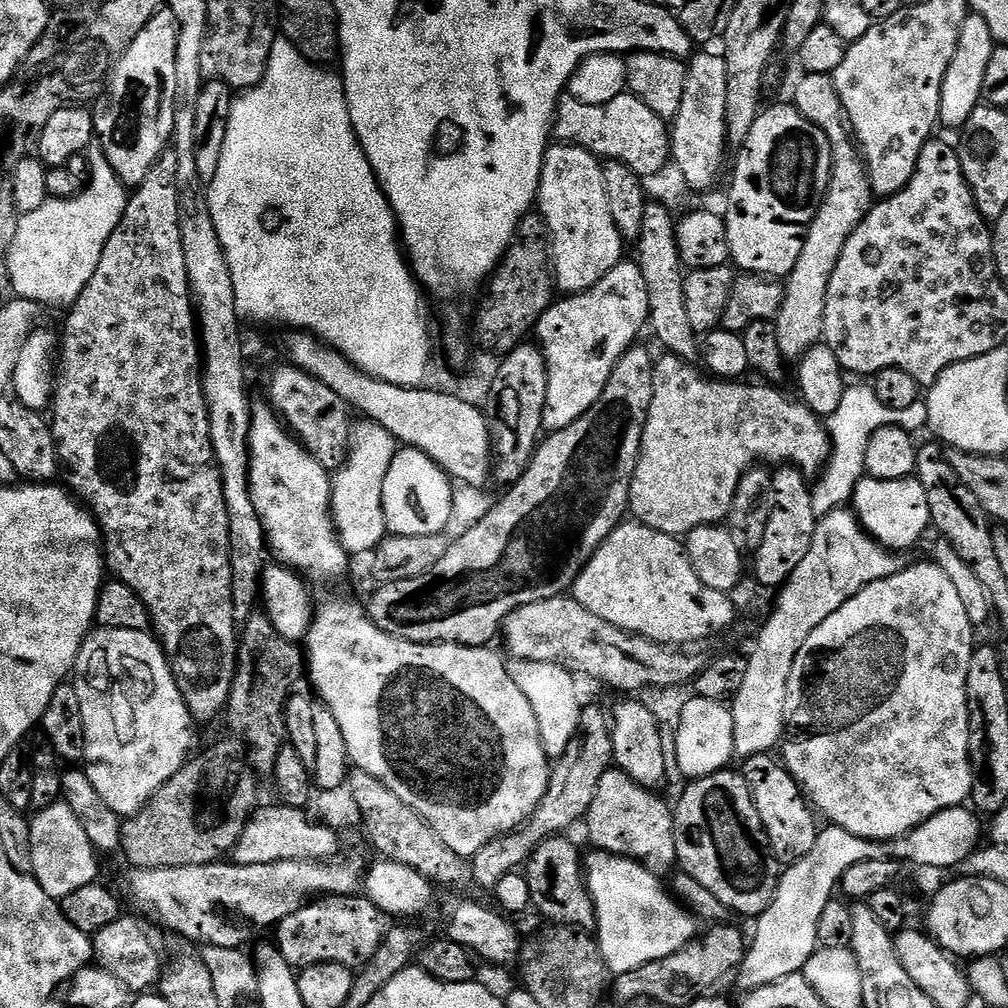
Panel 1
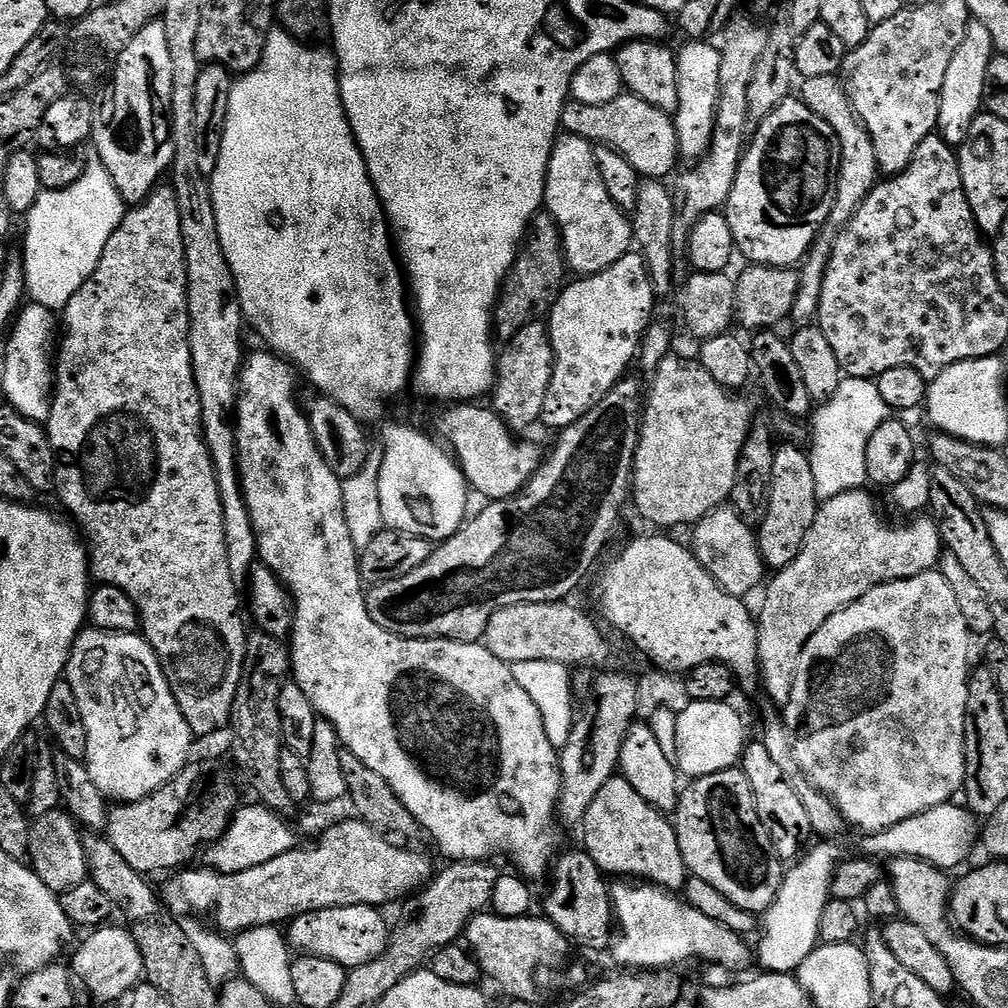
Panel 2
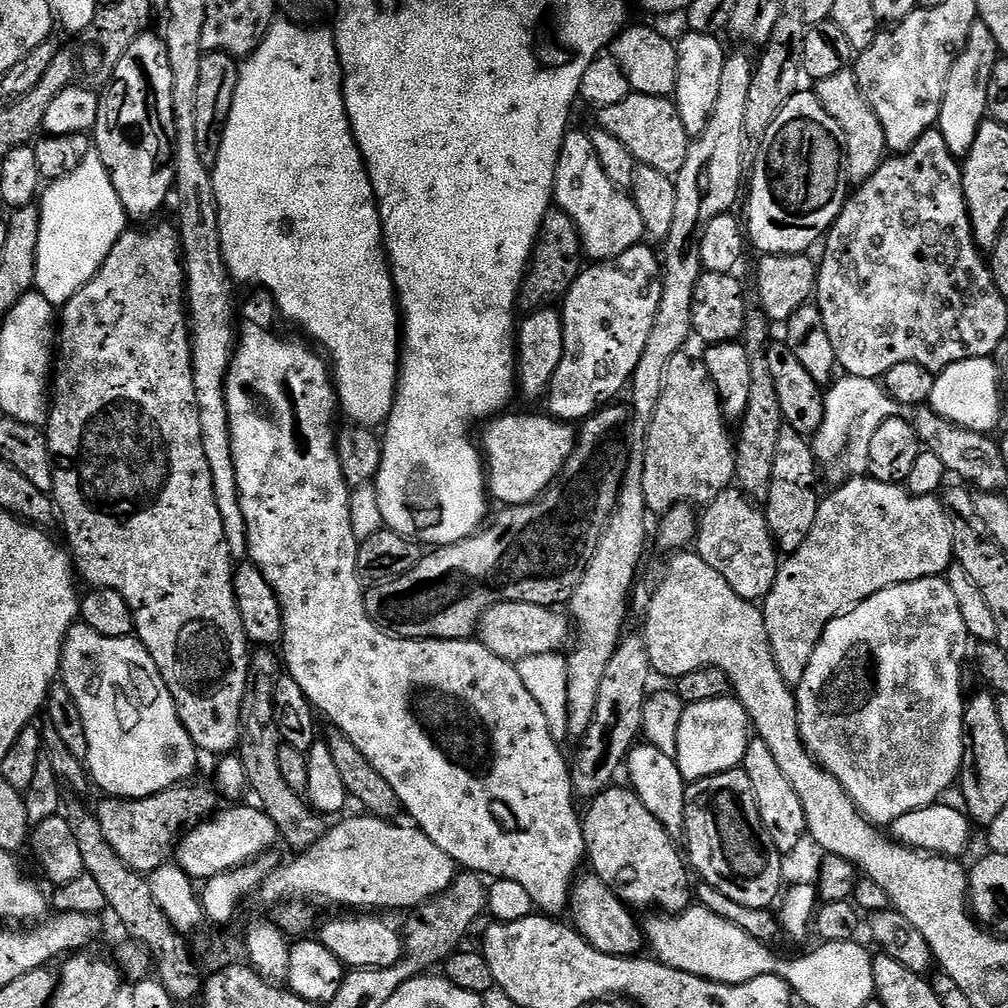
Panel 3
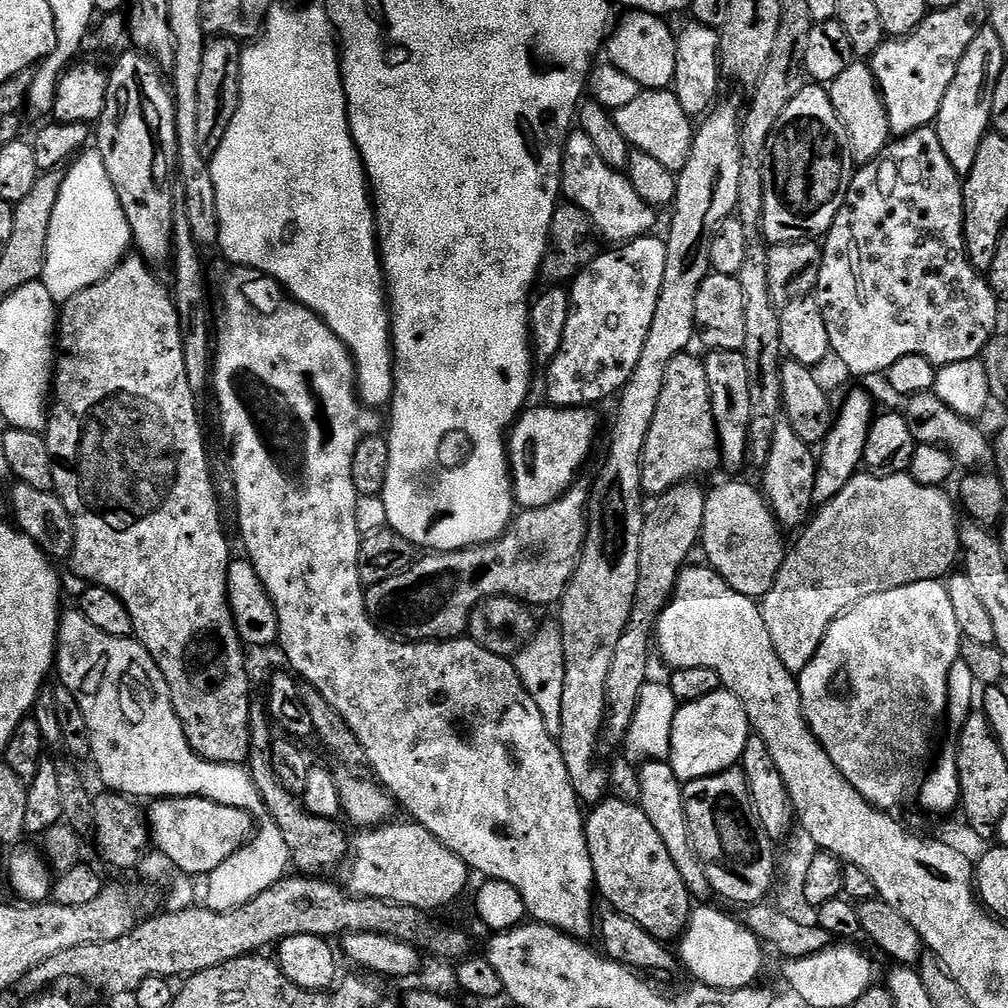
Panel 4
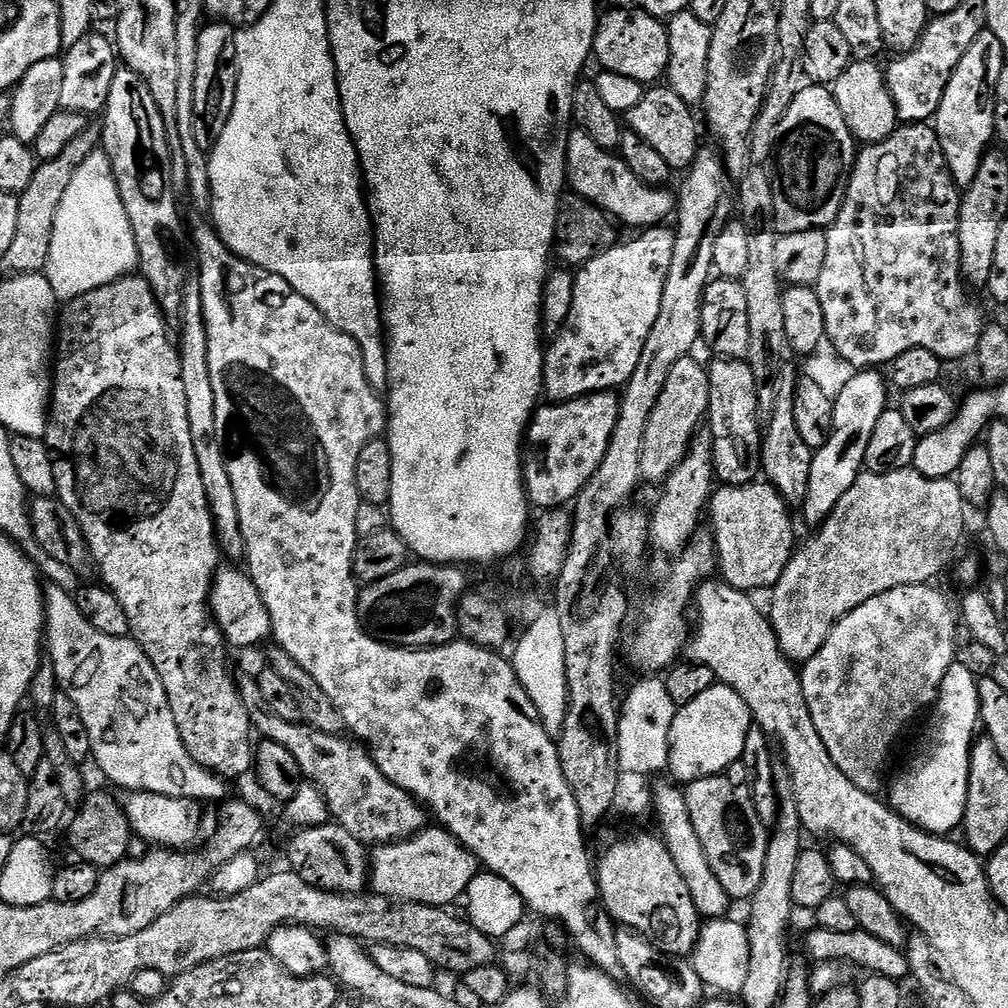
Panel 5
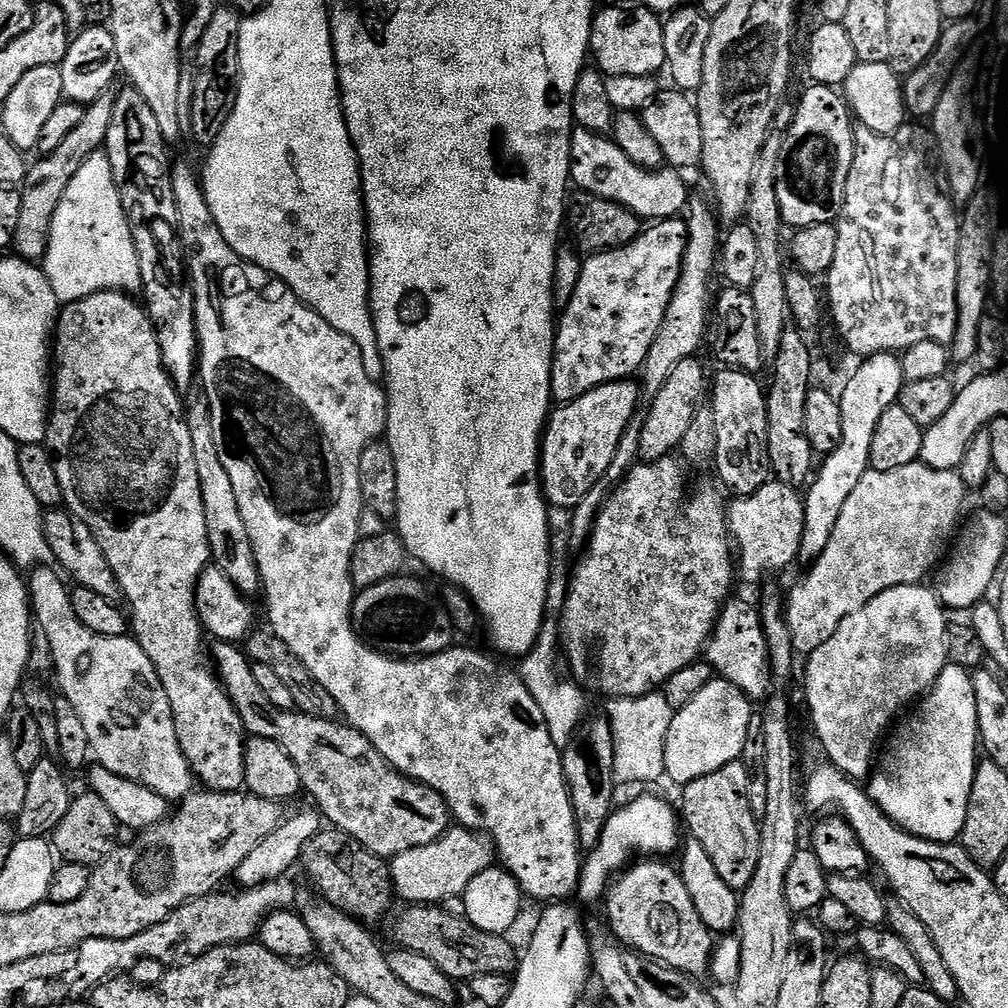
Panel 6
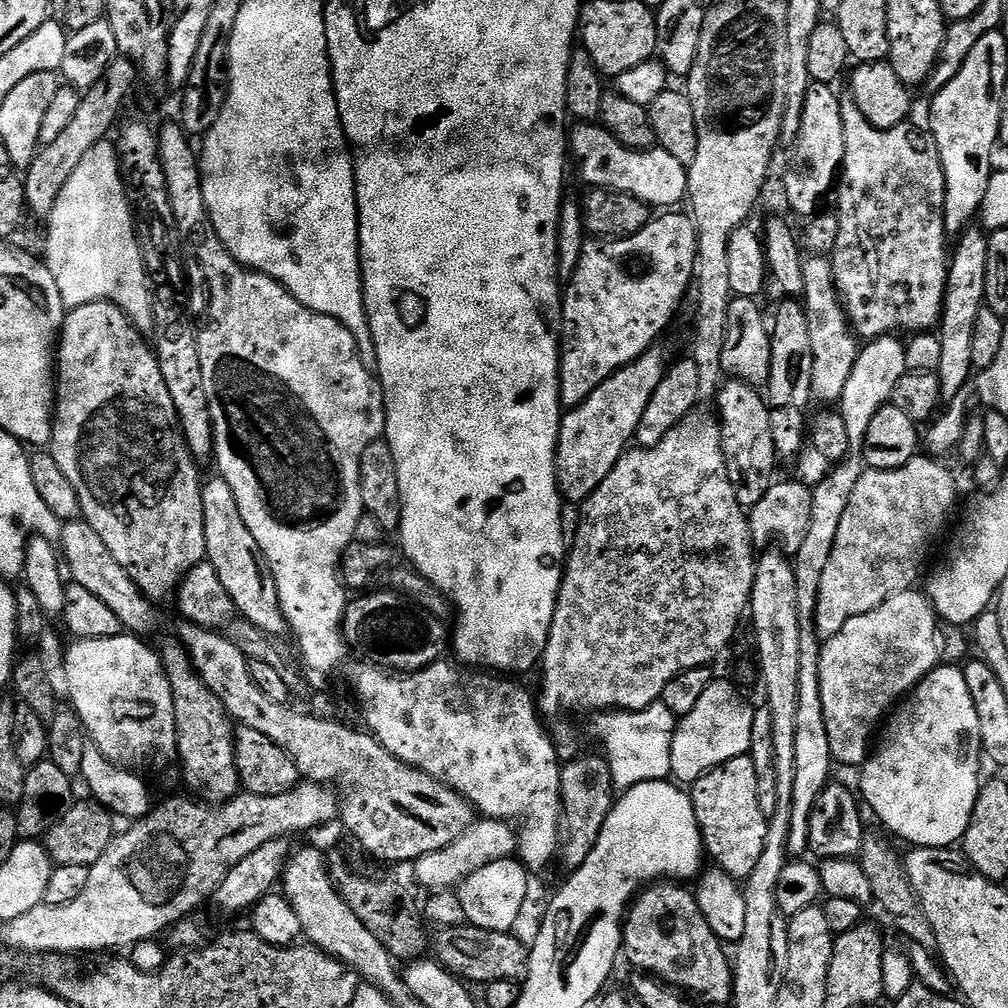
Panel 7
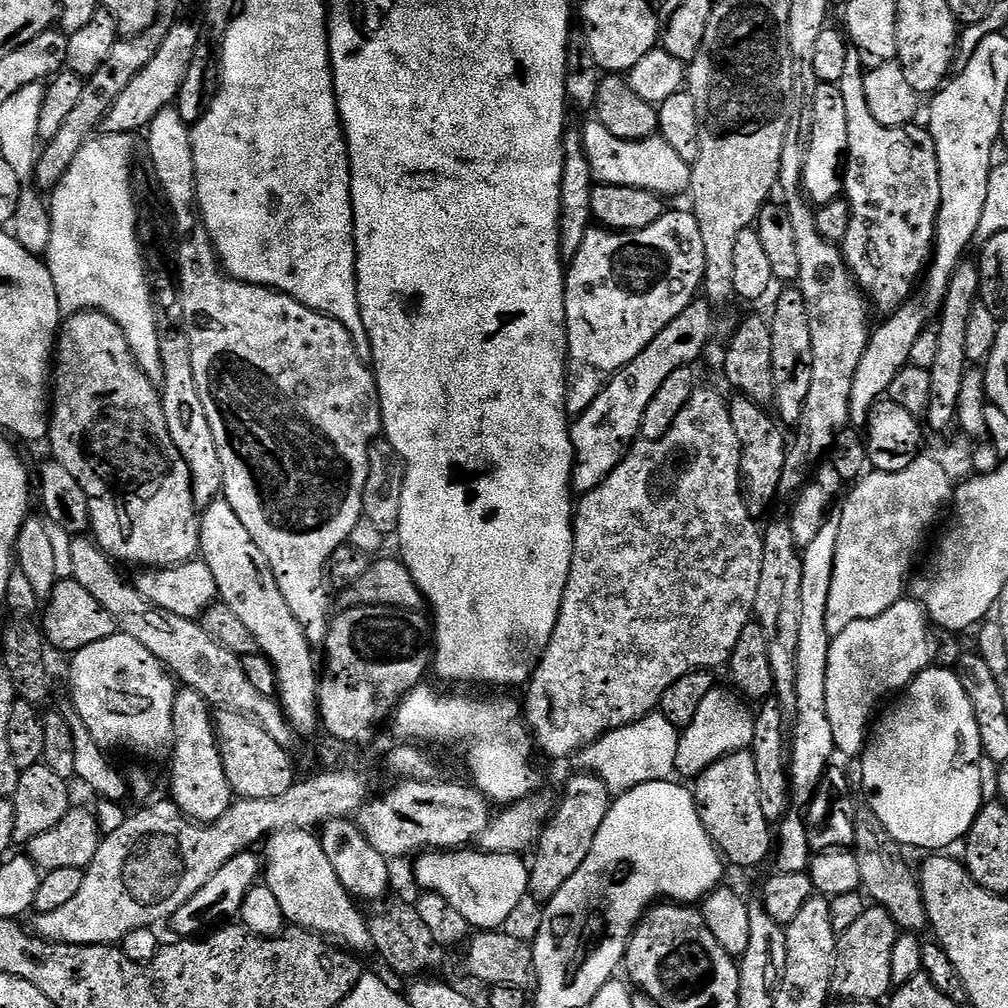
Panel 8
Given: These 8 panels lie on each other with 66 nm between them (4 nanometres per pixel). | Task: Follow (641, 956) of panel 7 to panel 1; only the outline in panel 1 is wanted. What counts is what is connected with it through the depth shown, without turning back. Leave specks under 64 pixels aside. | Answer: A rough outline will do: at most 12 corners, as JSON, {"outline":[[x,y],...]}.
{"outline":[[613,766],[586,817],[593,849],[664,878],[670,804]]}

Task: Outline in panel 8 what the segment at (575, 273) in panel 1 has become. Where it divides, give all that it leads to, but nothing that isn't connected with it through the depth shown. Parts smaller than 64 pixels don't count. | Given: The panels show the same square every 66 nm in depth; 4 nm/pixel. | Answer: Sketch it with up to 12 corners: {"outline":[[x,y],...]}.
{"outline":[[659,134],[582,135],[593,181],[665,198],[691,189],[691,164]]}

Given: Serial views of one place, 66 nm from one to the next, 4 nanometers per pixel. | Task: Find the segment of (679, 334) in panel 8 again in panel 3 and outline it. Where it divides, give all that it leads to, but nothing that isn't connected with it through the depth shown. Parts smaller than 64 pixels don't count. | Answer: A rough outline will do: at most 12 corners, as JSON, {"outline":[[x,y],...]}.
{"outline":[[555,416],[485,423],[486,487],[504,506],[547,490],[576,448]]}

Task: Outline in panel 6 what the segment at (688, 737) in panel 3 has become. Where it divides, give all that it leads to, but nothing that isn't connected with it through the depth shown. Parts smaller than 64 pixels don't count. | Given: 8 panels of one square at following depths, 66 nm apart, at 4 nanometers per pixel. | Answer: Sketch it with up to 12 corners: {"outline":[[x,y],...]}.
{"outline":[[713,677],[675,713],[667,779],[683,786],[739,759],[751,699]]}

